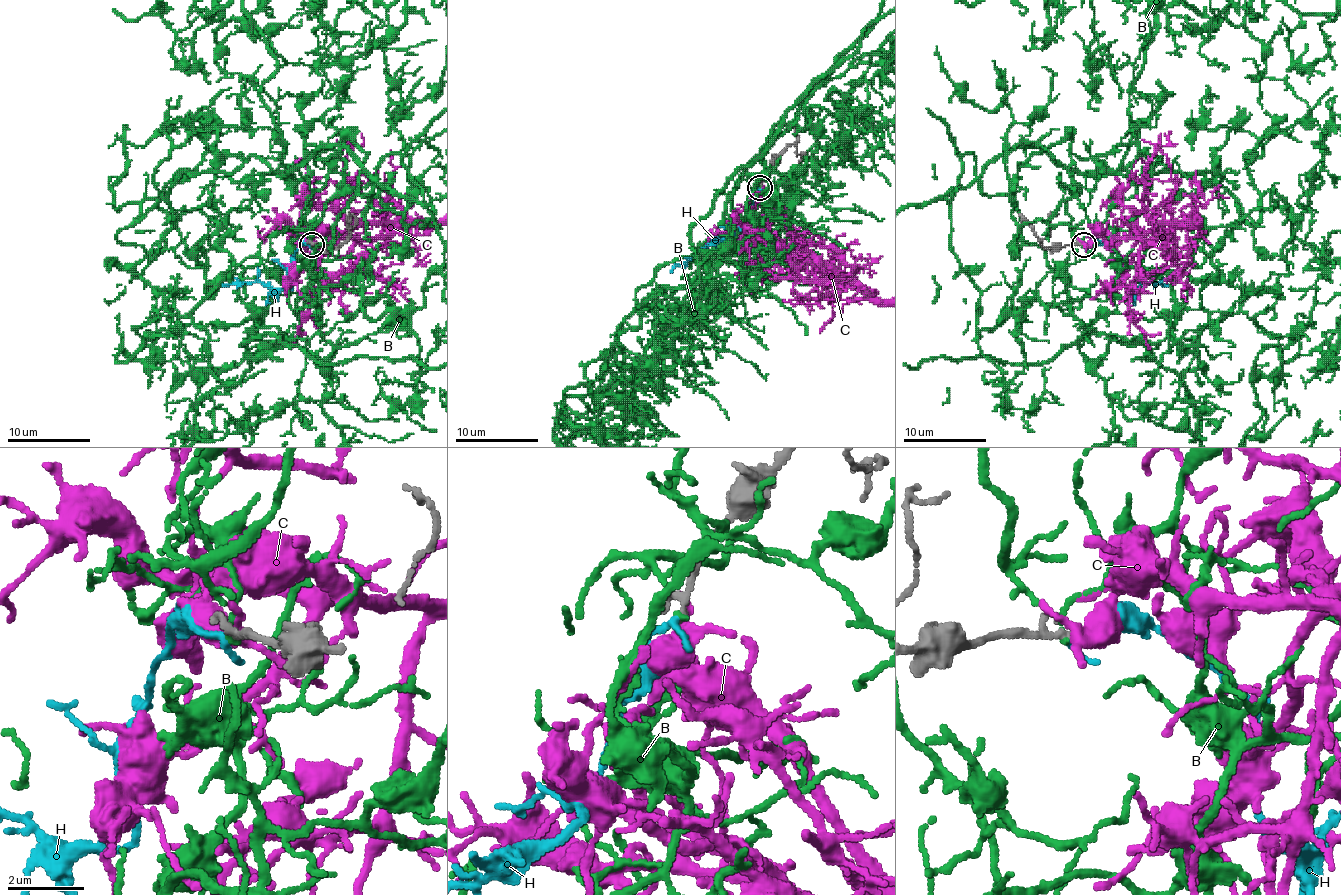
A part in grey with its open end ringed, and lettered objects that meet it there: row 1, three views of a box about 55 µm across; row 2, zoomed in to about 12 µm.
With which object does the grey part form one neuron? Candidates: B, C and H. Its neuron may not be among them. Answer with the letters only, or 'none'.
H

